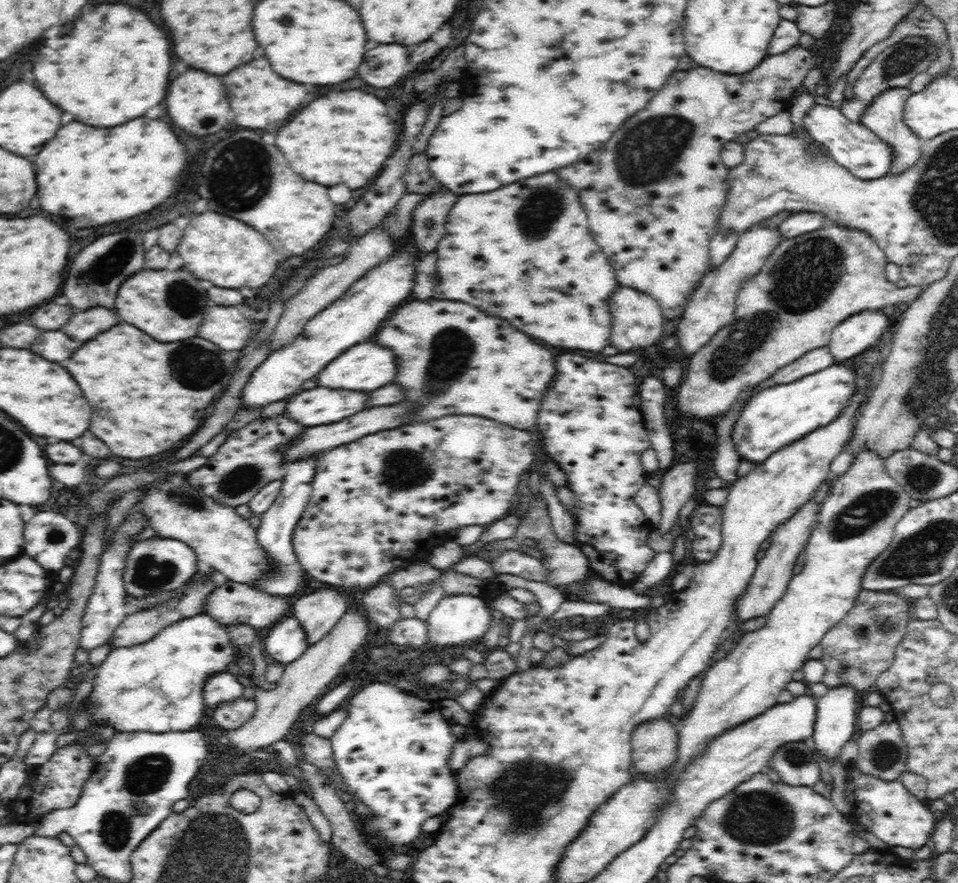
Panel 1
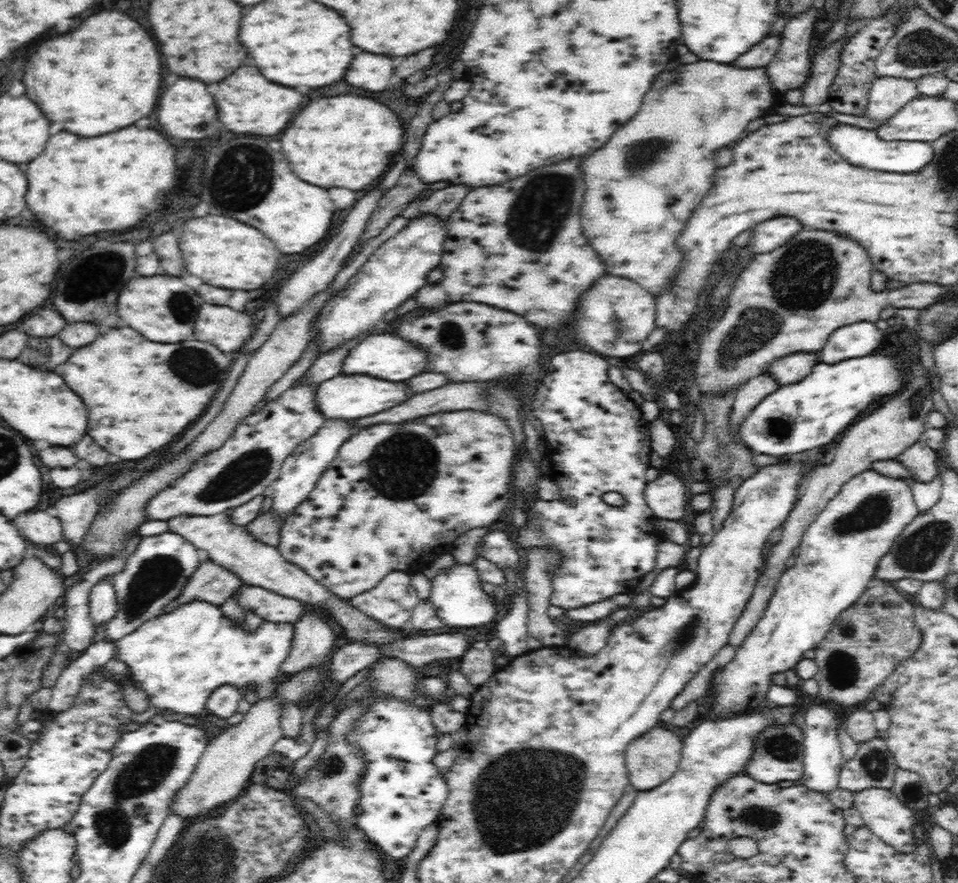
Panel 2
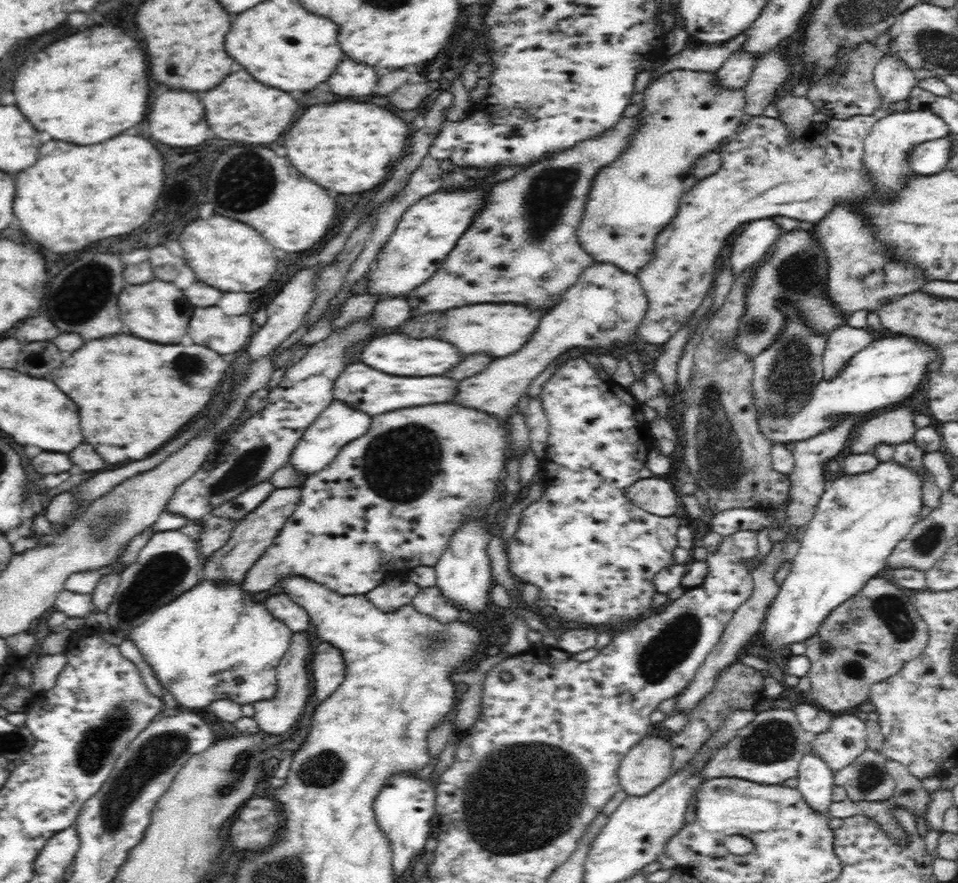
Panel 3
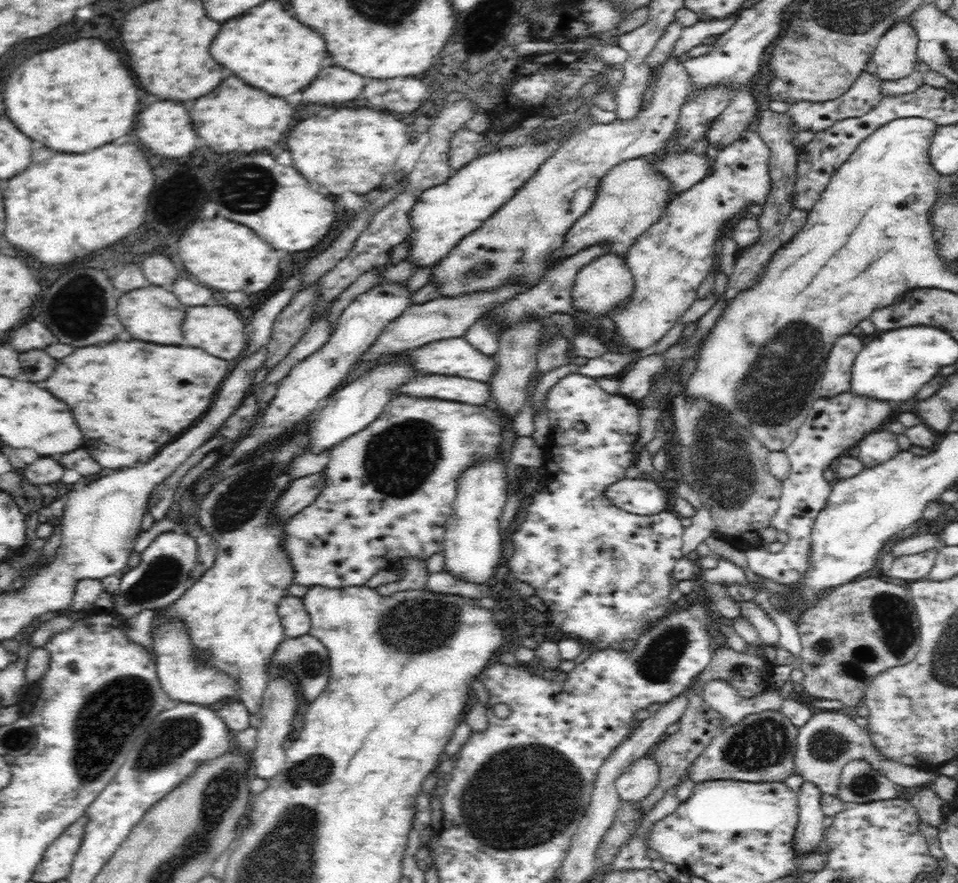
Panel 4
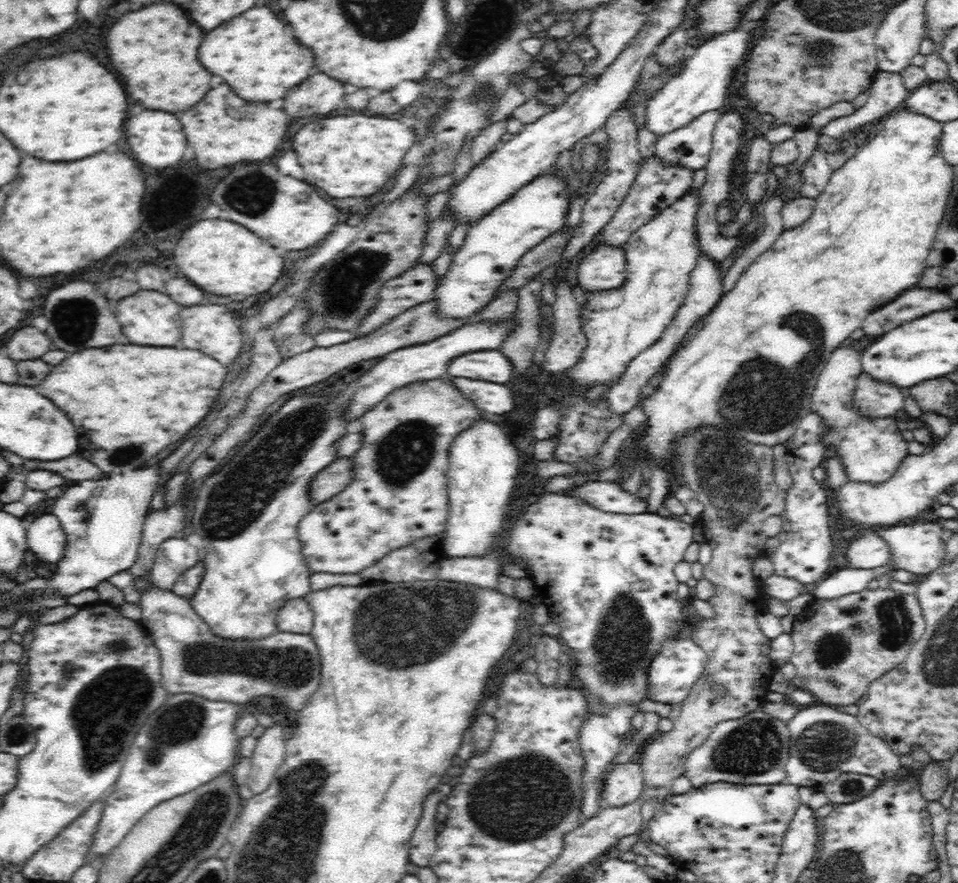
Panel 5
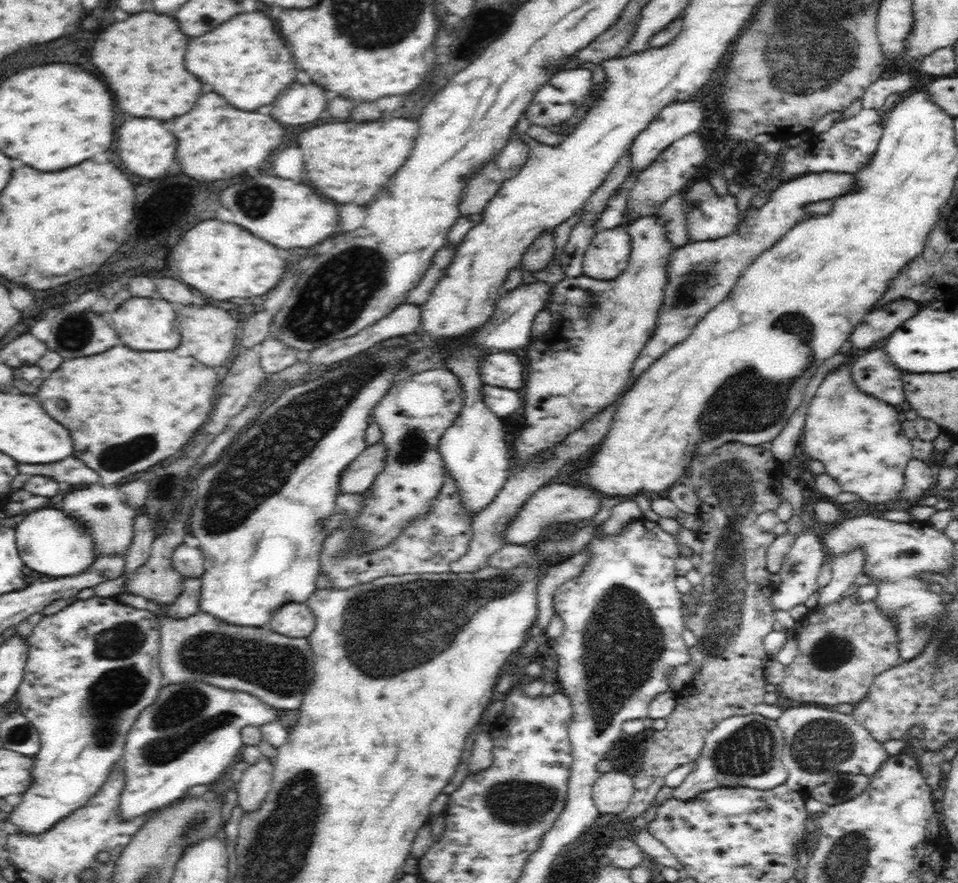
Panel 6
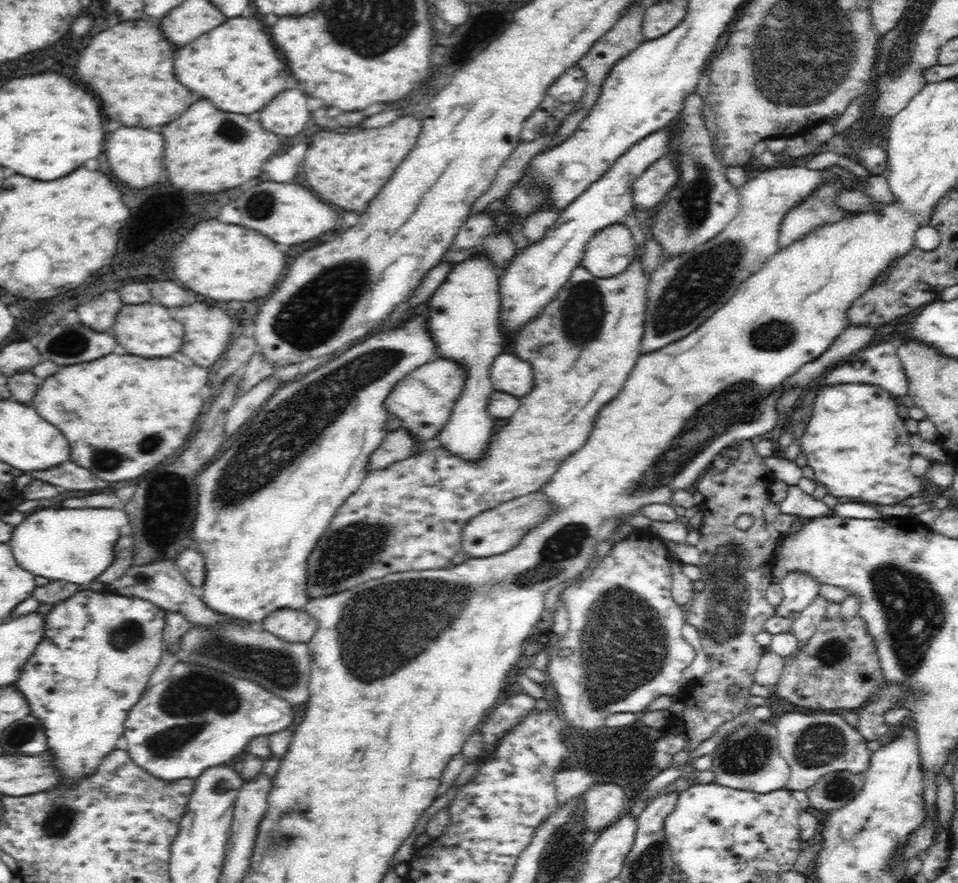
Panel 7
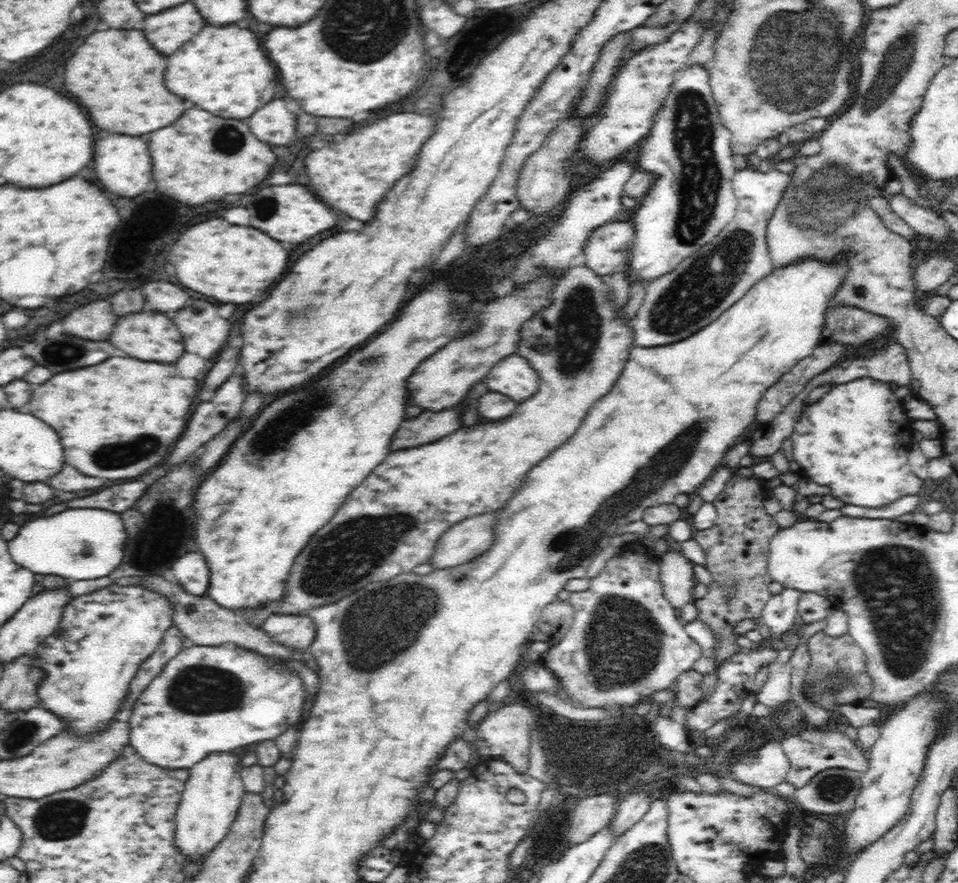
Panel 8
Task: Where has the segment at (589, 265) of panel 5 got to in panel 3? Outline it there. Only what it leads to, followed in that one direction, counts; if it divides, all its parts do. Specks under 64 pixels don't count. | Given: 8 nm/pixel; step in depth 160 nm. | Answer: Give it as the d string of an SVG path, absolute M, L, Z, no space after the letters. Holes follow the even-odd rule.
M595 261L578 275L577 282L566 290L558 304L555 304L550 312L546 312L542 316L538 328L533 332L530 340L518 352L500 359L494 359L482 372L475 374L472 378L462 380L458 384L460 392L456 392L458 396L452 402L458 402L462 406L490 413L496 418L507 422L509 414L516 410L516 404L518 404L522 395L526 393L526 389L532 380L550 362L562 353L567 352L568 349L576 348L576 346L613 350L614 346L623 347L626 344L630 344L630 342L634 342L634 338L637 338L637 326L645 318L647 308L648 299L637 275L621 271L618 267L614 267L614 264Z

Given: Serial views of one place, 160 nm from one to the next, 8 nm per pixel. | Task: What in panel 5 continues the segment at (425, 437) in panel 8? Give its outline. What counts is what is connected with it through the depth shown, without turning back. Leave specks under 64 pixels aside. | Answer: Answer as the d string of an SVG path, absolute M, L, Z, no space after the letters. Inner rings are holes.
M338 457L330 462L326 468L322 468L316 476L312 476L310 482L310 499L314 504L330 500L338 492L342 492L354 476L354 463L350 457Z

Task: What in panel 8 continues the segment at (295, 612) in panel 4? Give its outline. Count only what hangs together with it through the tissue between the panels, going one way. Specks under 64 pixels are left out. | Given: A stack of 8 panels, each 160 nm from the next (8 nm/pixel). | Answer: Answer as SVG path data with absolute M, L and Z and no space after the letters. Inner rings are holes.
M286 613L272 614L262 622L261 628L277 644L305 651L310 648L316 635L316 625L308 615Z

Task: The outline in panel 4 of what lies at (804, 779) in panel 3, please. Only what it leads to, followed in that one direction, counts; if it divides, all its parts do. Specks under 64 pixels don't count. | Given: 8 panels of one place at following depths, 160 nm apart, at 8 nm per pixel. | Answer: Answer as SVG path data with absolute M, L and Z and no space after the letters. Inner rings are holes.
M804 780L797 792L799 817L793 836L792 846L796 855L814 853L824 843L824 813L820 804L821 790Z

